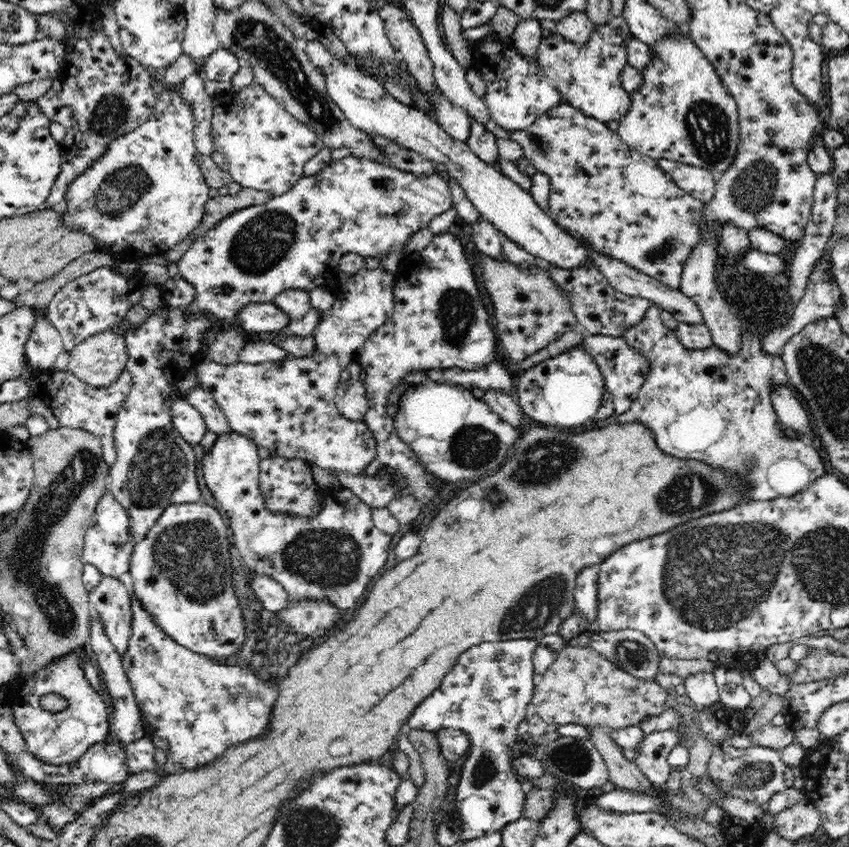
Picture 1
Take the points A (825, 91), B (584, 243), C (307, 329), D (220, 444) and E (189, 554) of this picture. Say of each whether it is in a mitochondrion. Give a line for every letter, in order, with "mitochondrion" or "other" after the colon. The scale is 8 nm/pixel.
A: other
B: other
C: other
D: other
E: mitochondrion

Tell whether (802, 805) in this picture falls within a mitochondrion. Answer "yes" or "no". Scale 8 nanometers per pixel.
no

